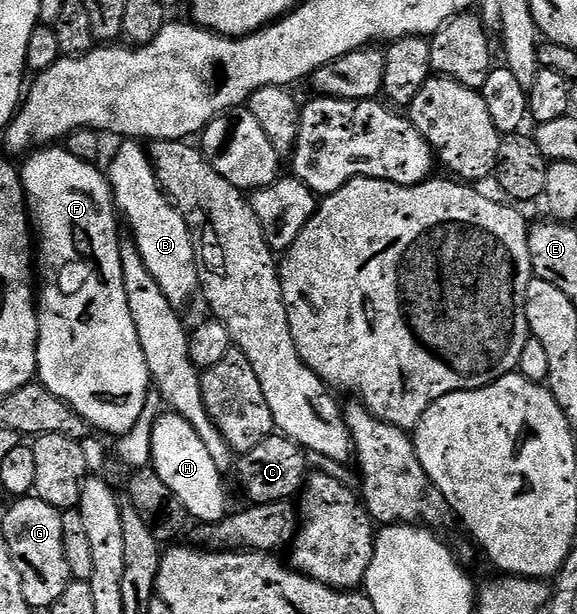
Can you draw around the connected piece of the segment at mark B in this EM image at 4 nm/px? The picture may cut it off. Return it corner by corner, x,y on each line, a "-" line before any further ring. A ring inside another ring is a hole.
125,139
121,144
124,145
117,150
112,165
106,168
108,183
112,186
119,215
126,224
128,219
128,224
132,227
131,237
142,254
142,260
146,262
146,270
150,270
150,274
154,274
154,282
162,286
162,294
170,298
176,309
183,309
183,304
195,292
197,295
200,288
200,270
196,248
192,245
192,235
182,214
165,196
145,145
130,139

